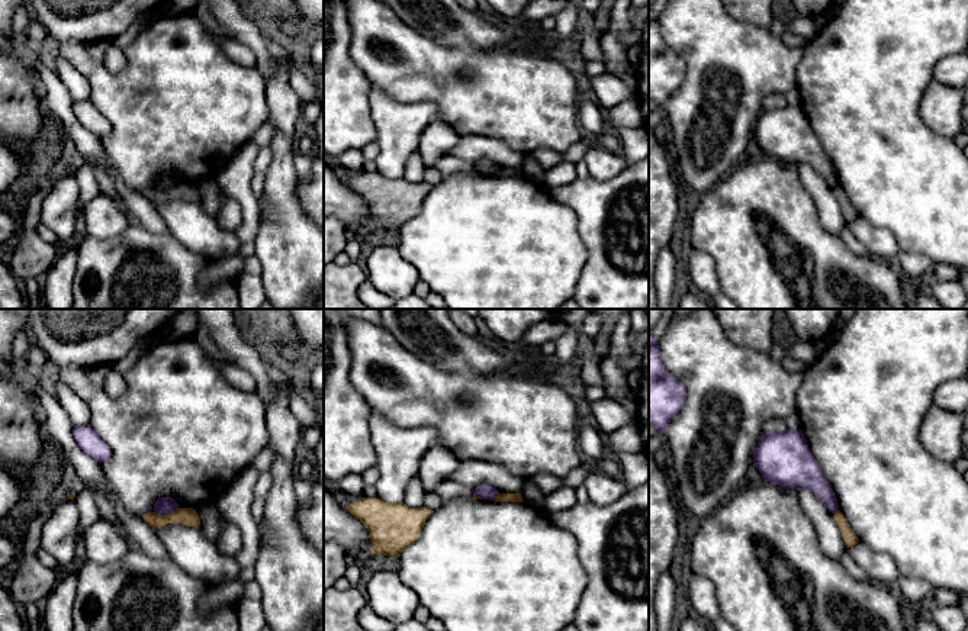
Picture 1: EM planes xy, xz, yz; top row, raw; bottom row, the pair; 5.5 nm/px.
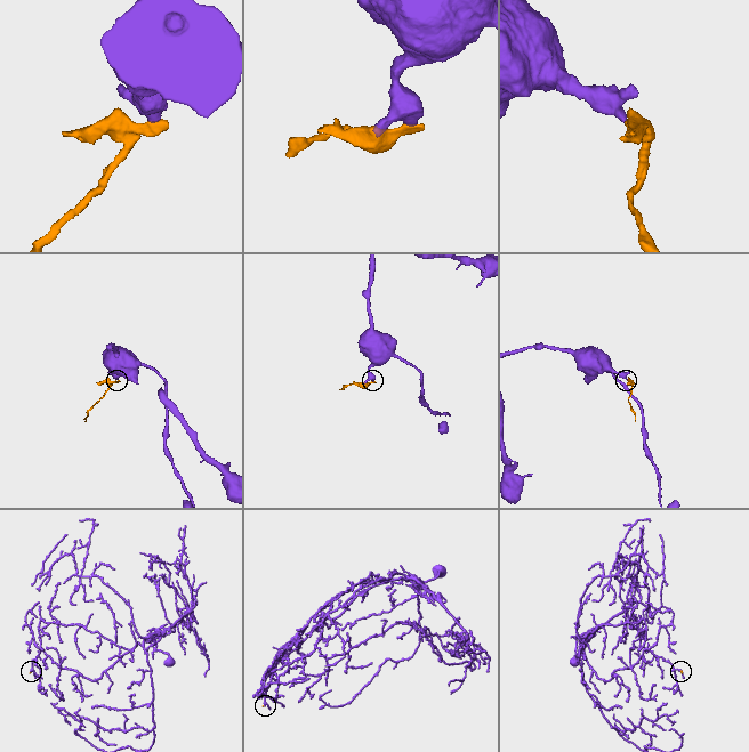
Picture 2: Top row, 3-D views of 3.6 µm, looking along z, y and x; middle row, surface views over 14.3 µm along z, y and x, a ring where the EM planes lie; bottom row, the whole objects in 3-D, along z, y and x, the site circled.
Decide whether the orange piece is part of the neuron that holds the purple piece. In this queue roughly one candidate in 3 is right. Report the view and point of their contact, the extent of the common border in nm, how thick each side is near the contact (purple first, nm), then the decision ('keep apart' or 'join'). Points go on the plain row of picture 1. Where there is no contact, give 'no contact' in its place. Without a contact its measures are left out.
meets purple in xy at (166, 189); contact 140 nm long; 100 nm thick on the purple side, 100 nm on the other; keep apart

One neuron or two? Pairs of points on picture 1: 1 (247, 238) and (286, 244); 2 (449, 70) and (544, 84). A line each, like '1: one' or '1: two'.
1: two
2: one

